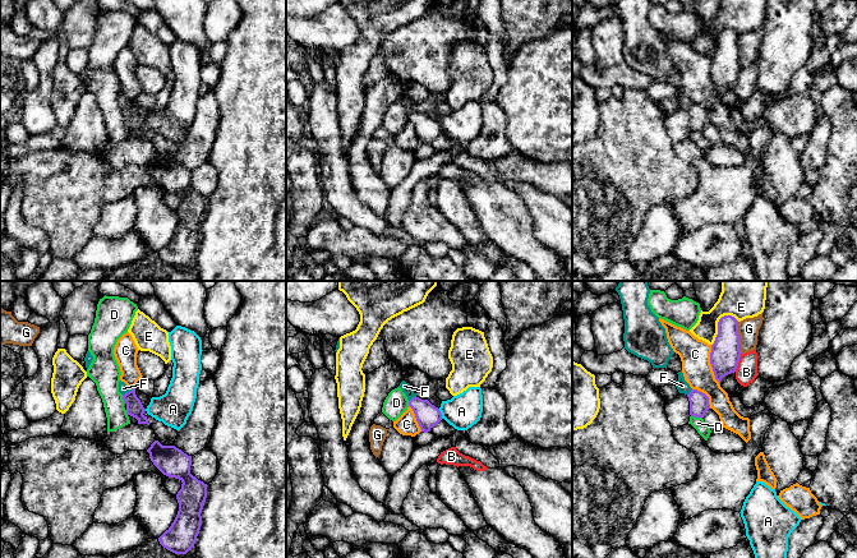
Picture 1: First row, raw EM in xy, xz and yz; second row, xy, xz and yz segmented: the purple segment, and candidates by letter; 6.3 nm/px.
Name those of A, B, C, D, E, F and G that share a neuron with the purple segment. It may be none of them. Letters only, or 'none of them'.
none of them

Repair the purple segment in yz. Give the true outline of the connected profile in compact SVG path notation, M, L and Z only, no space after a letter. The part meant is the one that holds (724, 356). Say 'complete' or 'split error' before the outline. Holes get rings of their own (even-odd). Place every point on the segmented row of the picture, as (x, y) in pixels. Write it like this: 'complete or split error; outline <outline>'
complete; outline M724 315L718 322L718 335L710 352L710 364L719 384L723 377L736 372L741 354L738 320Z

